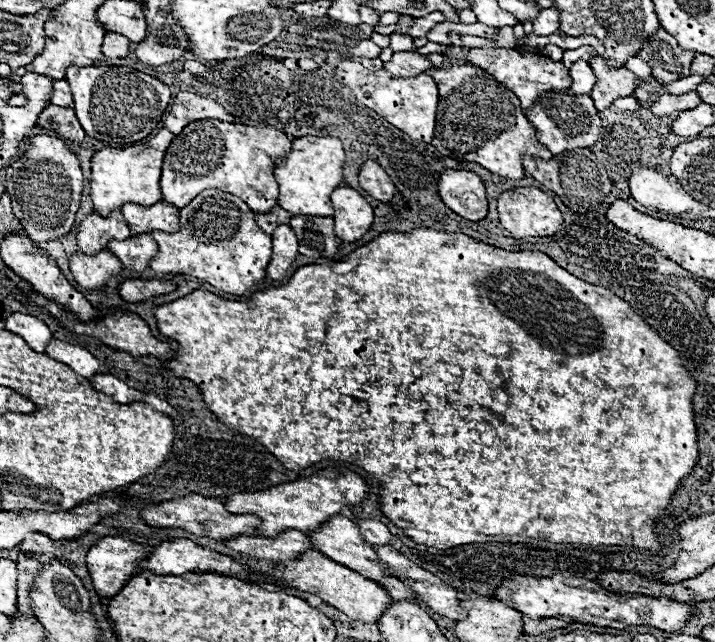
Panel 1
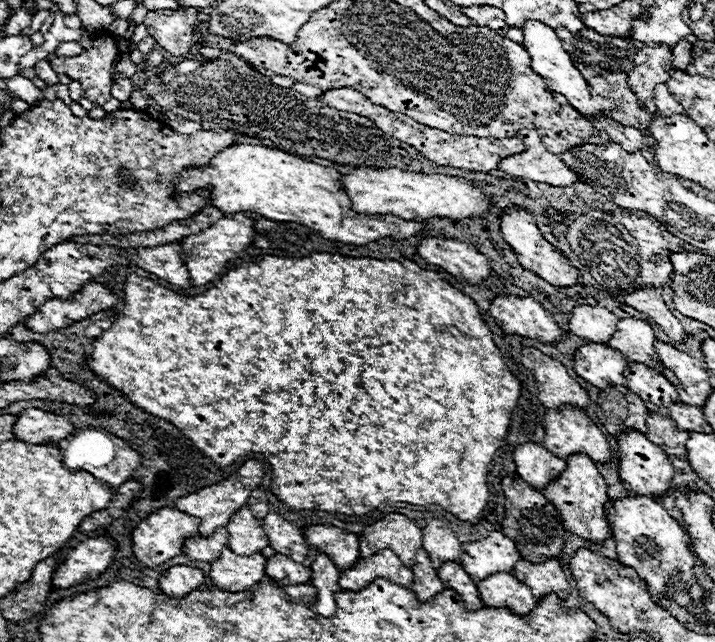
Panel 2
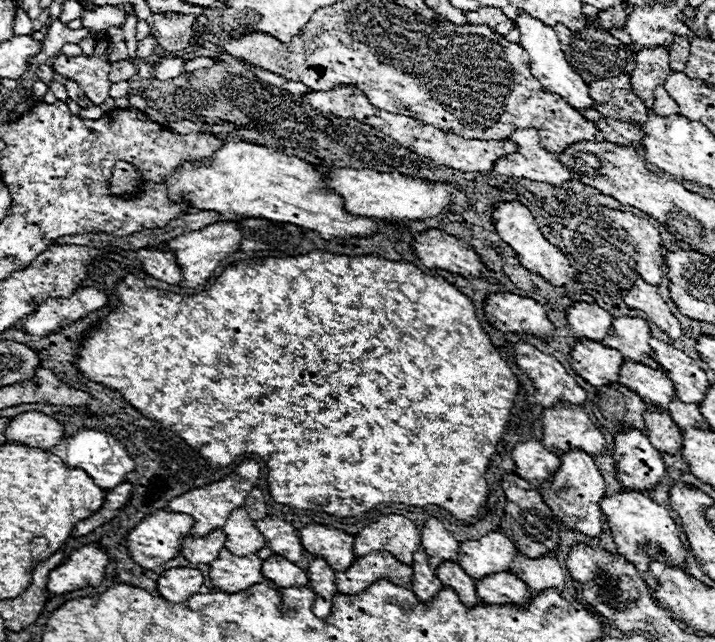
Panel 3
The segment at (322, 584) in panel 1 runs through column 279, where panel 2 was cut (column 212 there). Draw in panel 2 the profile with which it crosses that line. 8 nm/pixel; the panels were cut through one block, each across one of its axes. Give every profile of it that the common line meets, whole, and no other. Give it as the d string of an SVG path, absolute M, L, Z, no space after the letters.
M226 548L226 552L212 562L210 578L224 592L244 592L266 576L266 560L260 552L240 556Z

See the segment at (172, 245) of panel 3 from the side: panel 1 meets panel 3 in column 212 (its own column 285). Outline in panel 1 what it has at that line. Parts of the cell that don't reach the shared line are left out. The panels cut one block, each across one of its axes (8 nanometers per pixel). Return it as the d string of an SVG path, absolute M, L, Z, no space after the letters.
M280 224L272 232L272 258L266 268L266 278L270 280L282 280L288 266L294 262L298 256L298 240L288 224Z

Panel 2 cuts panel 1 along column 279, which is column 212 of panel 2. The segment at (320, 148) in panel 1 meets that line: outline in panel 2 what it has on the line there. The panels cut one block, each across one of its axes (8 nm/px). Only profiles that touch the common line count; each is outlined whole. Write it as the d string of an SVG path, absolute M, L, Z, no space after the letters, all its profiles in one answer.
M234 144L234 146L226 148L226 152L216 154L209 165L202 170L190 168L190 170L182 172L176 188L182 192L192 192L196 188L204 188L206 184L212 184L214 196L210 200L210 206L220 208L224 214L258 212L260 216L264 216L268 220L306 224L308 228L322 232L322 236L328 240L340 240L344 244L356 244L356 246L364 246L364 244L370 244L370 242L376 242L382 238L406 240L424 228L424 222L420 222L420 220L404 220L394 214L358 214L358 212L354 212L352 200L350 200L348 192L342 188L340 180L342 180L342 174L336 172L334 168L324 168L320 164L300 160L282 150L274 150L268 146L256 146L256 144Z

